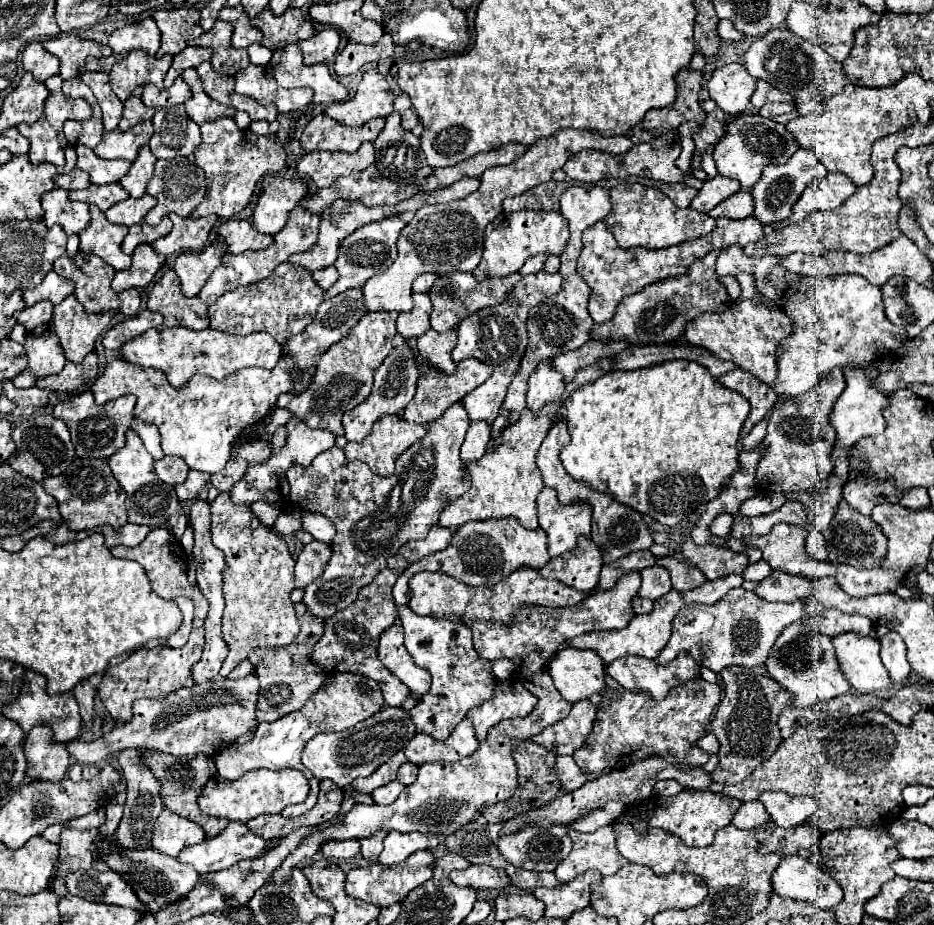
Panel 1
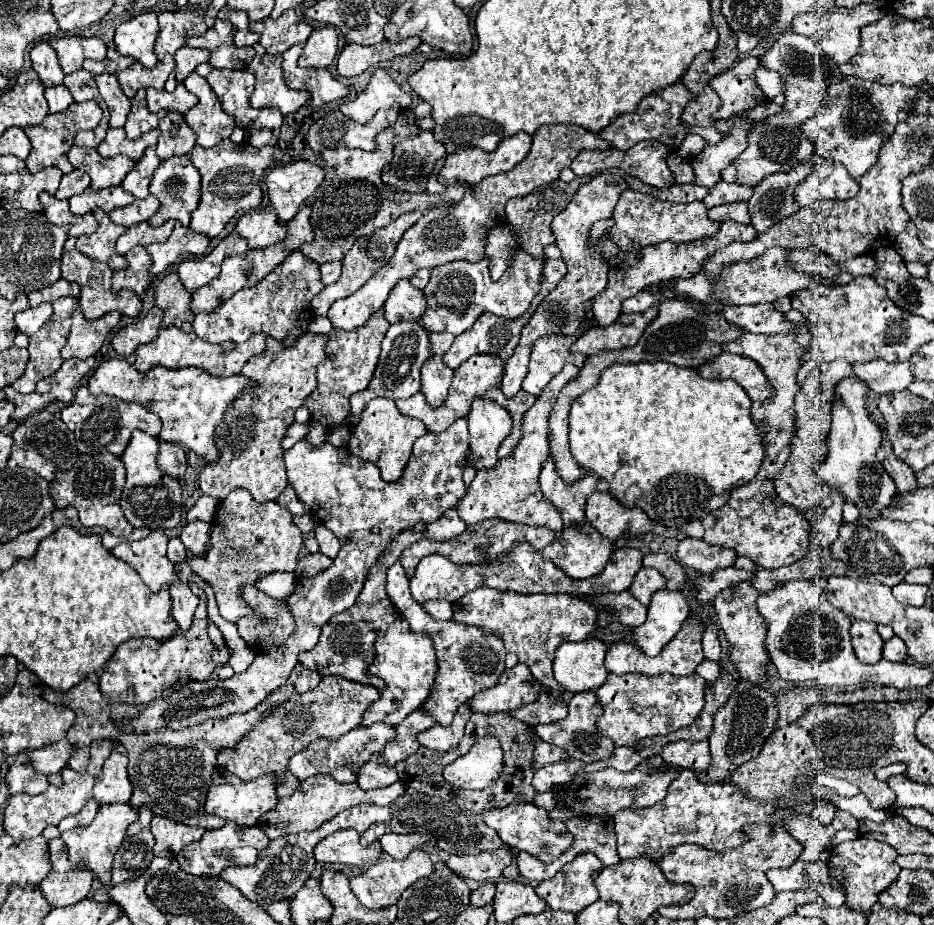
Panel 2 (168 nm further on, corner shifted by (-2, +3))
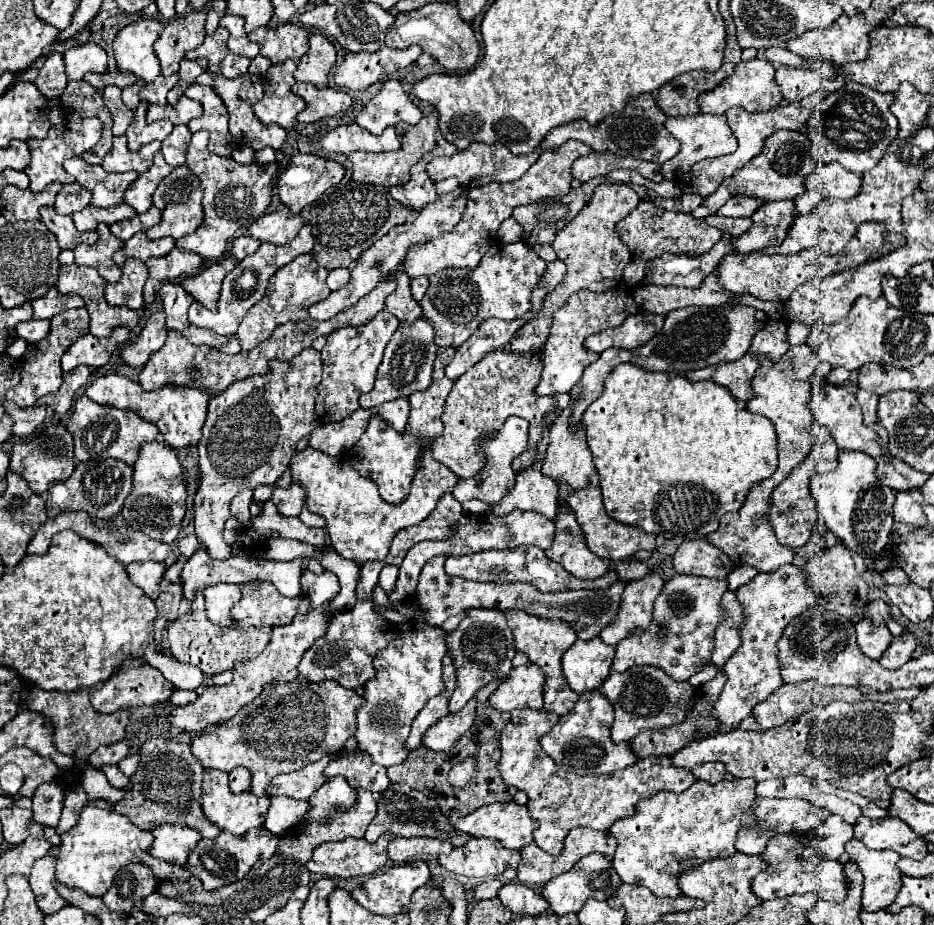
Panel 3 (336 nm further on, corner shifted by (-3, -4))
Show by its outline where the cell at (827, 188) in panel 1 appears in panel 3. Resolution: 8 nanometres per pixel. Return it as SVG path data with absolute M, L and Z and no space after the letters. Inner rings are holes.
M838 163L818 165L804 181L806 191L794 197L796 215L806 215L822 199L852 199L860 193L860 175L846 171Z

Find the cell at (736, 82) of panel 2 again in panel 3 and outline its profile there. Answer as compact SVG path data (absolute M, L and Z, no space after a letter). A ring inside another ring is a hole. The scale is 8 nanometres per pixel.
M752 59L752 61L742 61L736 65L734 73L722 81L716 89L706 91L700 95L700 111L702 113L710 113L710 115L724 115L728 109L732 107L740 107L748 113L762 113L762 111L770 111L774 107L778 107L778 103L782 101L778 85L774 83L774 67L766 61L766 59Z

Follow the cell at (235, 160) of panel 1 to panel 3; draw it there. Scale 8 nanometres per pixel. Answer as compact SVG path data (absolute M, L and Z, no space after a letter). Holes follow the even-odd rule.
M198 131L192 135L186 165L202 181L204 221L194 233L178 239L176 247L198 253L202 259L218 259L224 255L228 239L240 227L248 227L250 223L254 223L254 219L258 219L266 213L266 209L270 205L272 185L274 185L274 179L278 173L278 163L242 165L242 163L234 161L232 157L212 155L204 145L204 131Z

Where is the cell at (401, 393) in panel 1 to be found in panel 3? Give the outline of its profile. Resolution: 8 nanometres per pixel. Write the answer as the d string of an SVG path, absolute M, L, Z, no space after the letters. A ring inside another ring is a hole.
M420 317L414 323L402 323L402 327L392 335L384 359L378 367L376 385L370 393L360 395L360 407L362 409L374 409L386 401L394 401L398 397L410 397L416 391L422 391L430 385L432 373L434 373L434 357L436 357L436 343L434 343L434 329L432 323L424 317Z

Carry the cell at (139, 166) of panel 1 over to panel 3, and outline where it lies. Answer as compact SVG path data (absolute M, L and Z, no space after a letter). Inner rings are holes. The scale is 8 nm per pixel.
M162 153L154 155L154 163L148 171L140 173L138 179L126 189L124 193L124 201L128 205L132 205L138 213L144 213L146 209L152 207L152 193L158 187L160 179L164 179L168 173L172 171L172 167L164 161Z

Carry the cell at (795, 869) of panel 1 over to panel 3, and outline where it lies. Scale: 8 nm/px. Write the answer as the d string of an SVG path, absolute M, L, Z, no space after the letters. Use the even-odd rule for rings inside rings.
M780 835L766 845L762 857L766 859L766 863L770 863L770 867L768 871L760 873L752 883L752 891L762 901L788 897L788 895L804 895L804 893L816 893L820 899L830 903L842 903L846 899L842 865L838 861L826 859L820 851L814 851L814 847L804 845L802 841L790 835Z

